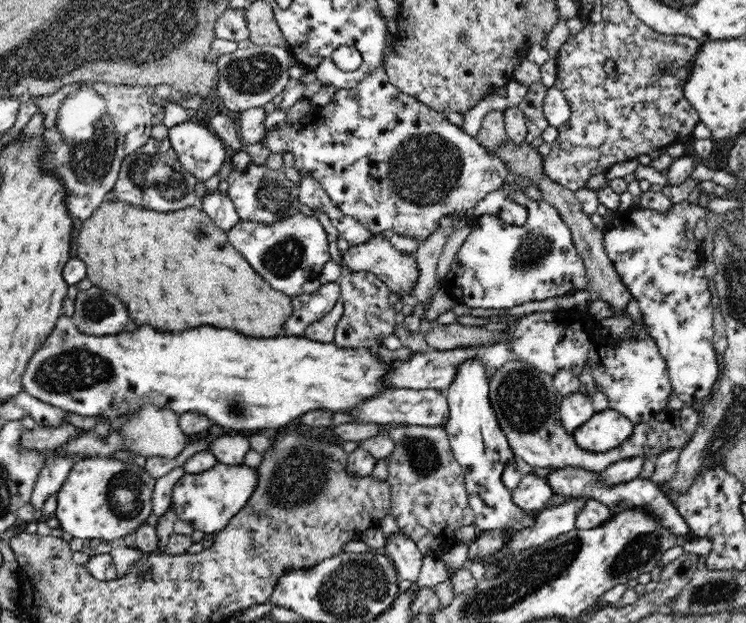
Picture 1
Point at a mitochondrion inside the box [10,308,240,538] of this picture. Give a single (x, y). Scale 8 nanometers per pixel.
(74, 370)

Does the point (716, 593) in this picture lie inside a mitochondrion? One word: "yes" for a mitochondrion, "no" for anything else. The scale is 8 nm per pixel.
yes

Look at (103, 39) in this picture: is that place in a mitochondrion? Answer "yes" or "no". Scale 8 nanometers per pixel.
yes

